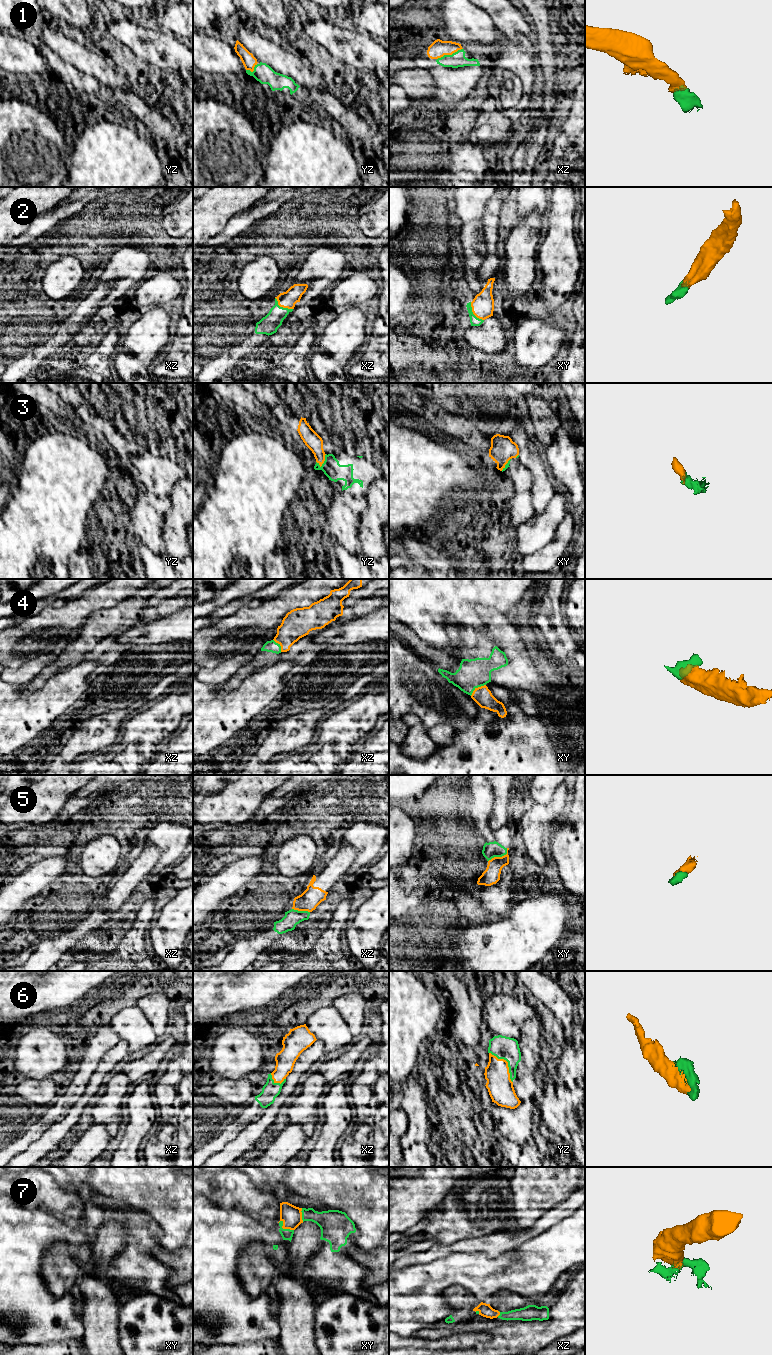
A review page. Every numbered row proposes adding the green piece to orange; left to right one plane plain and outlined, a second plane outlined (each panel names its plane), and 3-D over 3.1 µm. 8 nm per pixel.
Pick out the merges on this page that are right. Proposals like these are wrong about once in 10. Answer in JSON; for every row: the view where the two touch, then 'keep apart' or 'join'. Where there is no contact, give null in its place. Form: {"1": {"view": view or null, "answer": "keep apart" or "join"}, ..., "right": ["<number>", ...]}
{"1": {"view": "xz", "answer": "join"}, "2": {"view": "xy", "answer": "join"}, "3": {"view": "yz", "answer": "join"}, "4": {"view": "xy", "answer": "join"}, "5": {"view": "xy", "answer": "join"}, "6": {"view": "yz", "answer": "join"}, "7": {"view": "xy", "answer": "join"}, "right": ["1", "2", "3", "4", "5", "6", "7"]}

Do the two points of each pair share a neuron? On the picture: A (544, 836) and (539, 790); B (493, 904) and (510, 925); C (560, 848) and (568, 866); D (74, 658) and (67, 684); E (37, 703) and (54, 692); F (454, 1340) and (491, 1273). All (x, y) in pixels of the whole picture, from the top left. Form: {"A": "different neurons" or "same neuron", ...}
{"A": "different neurons", "B": "different neurons", "C": "same neuron", "D": "different neurons", "E": "same neuron", "F": "different neurons"}

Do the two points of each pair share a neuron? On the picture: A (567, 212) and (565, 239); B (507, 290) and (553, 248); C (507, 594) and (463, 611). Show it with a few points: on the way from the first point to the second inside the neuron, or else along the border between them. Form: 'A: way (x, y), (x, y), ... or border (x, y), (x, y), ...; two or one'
A: way (565, 219), (565, 232); one
B: border (545, 237), (539, 250), (541, 283); two
C: way (496, 594), (480, 594), (474, 600); one

